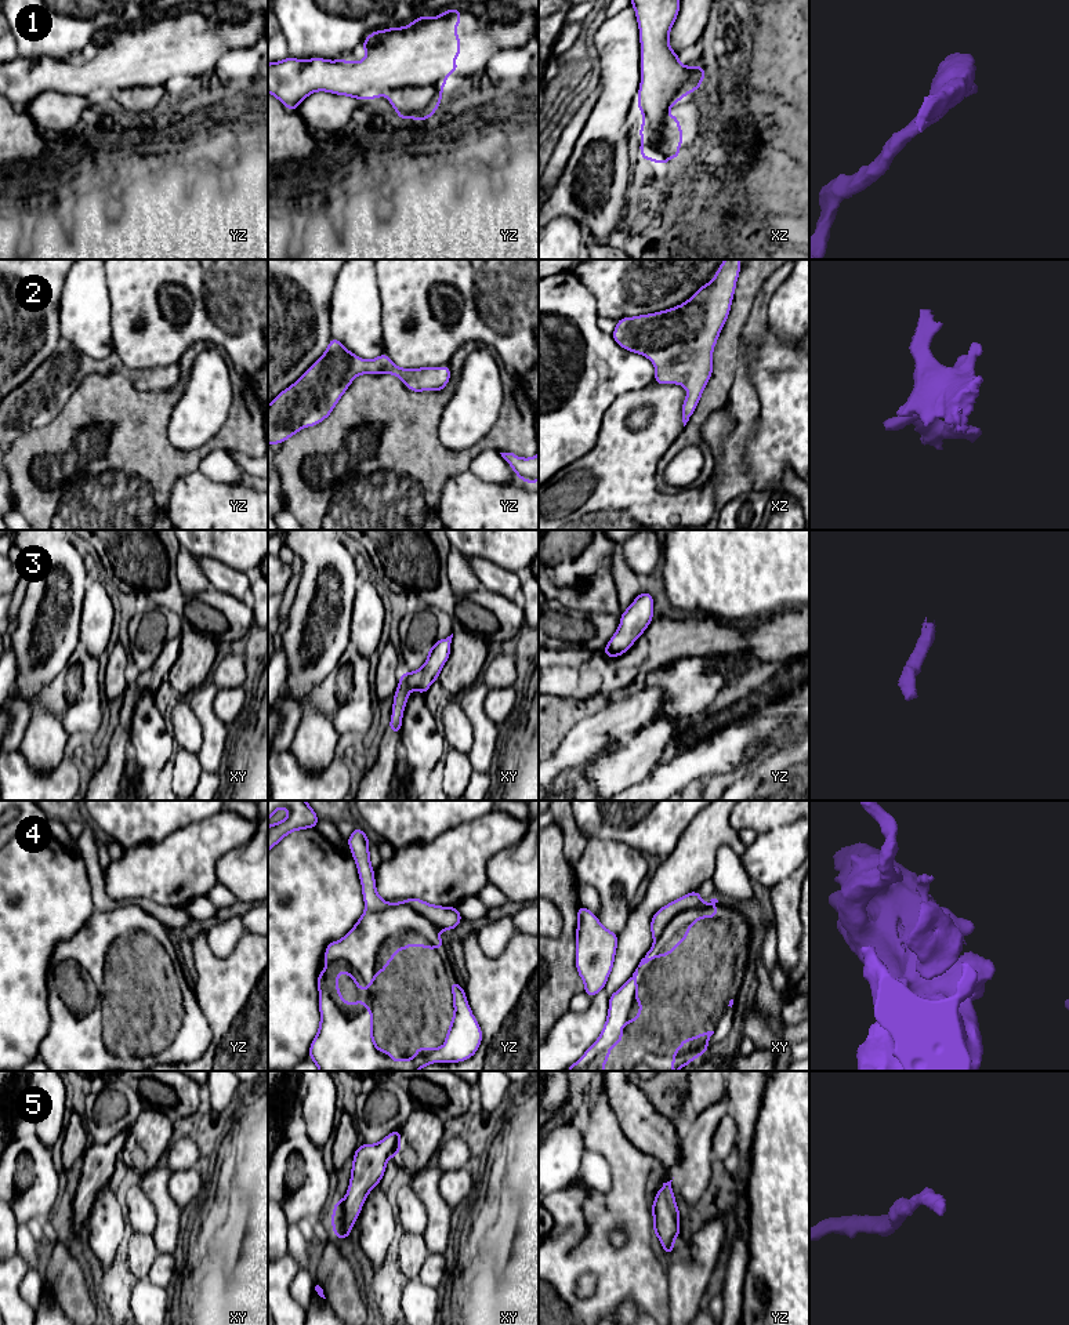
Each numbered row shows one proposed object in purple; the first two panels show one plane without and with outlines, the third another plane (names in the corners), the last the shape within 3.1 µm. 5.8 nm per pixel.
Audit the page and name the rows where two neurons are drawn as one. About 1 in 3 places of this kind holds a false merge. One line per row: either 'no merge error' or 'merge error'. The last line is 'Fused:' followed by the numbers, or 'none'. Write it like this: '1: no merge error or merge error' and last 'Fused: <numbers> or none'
1: merge error
2: no merge error
3: no merge error
4: merge error
5: no merge error
Fused: 1, 4

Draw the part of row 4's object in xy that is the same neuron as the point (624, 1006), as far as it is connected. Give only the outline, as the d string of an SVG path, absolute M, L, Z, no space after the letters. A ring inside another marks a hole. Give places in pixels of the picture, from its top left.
M711 899L710 904L693 907L689 910L685 910L680 914L677 914L664 928L663 933L653 940L652 947L649 951L645 954L645 956L641 959L638 968L633 973L633 976L615 992L609 997L609 1010L608 1010L608 1019L605 1021L605 1025L601 1031L599 1038L586 1050L586 1053L575 1063L572 1064L566 1071L605 1071L602 1066L608 1061L609 1059L609 1052L610 1049L617 1045L619 1042L623 1041L623 1032L622 1027L627 1023L635 1023L637 1019L641 1016L642 1010L642 1002L637 998L637 976L638 976L638 969L648 963L652 962L652 959L656 958L663 958L670 955L682 941L685 941L689 929L692 925L702 919L702 918L715 918L718 915L718 910L714 905L718 903L717 899Z

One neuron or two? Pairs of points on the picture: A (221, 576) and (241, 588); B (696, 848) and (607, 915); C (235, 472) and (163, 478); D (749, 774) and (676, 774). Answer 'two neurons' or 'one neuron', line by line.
A: one neuron
B: two neurons
C: two neurons
D: two neurons

